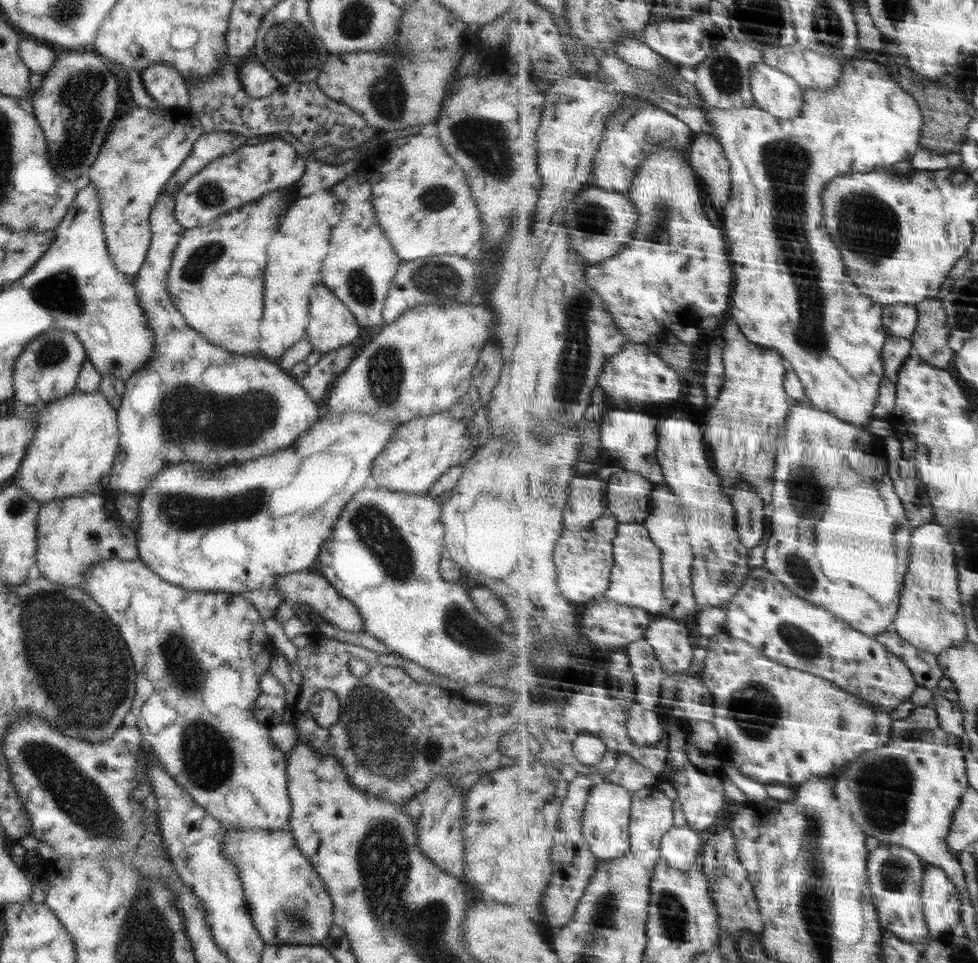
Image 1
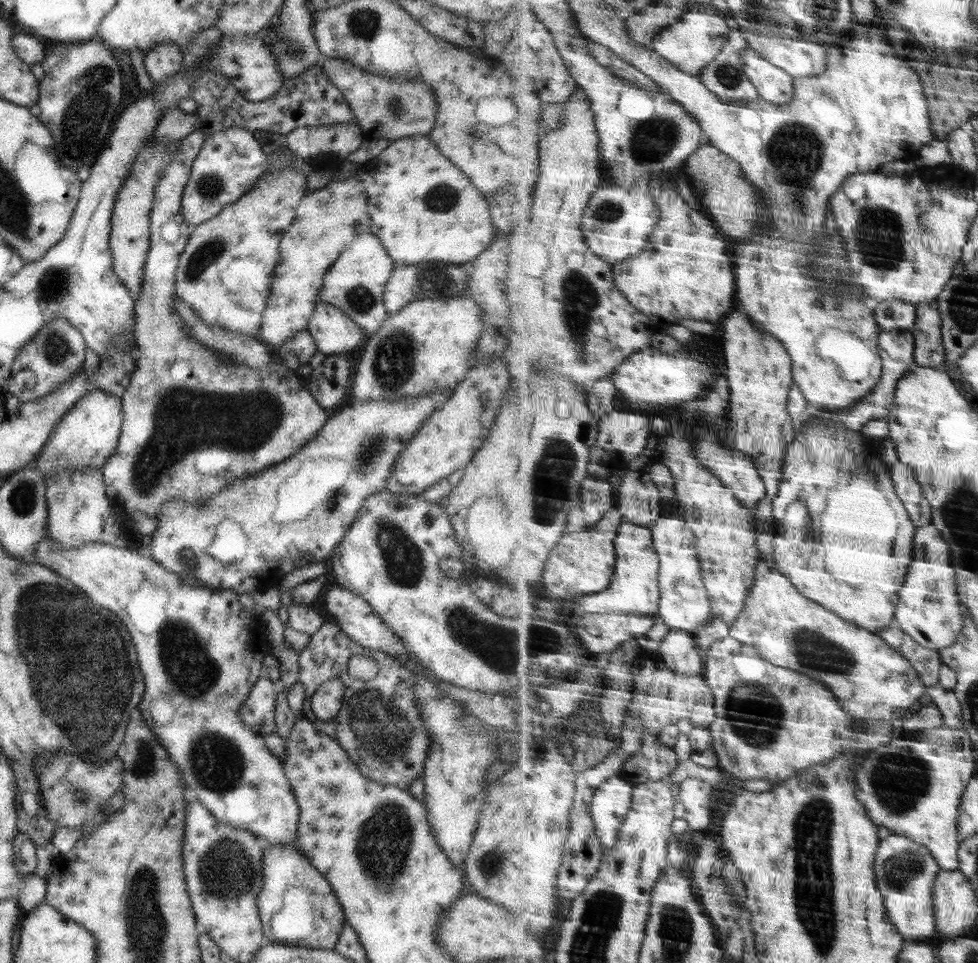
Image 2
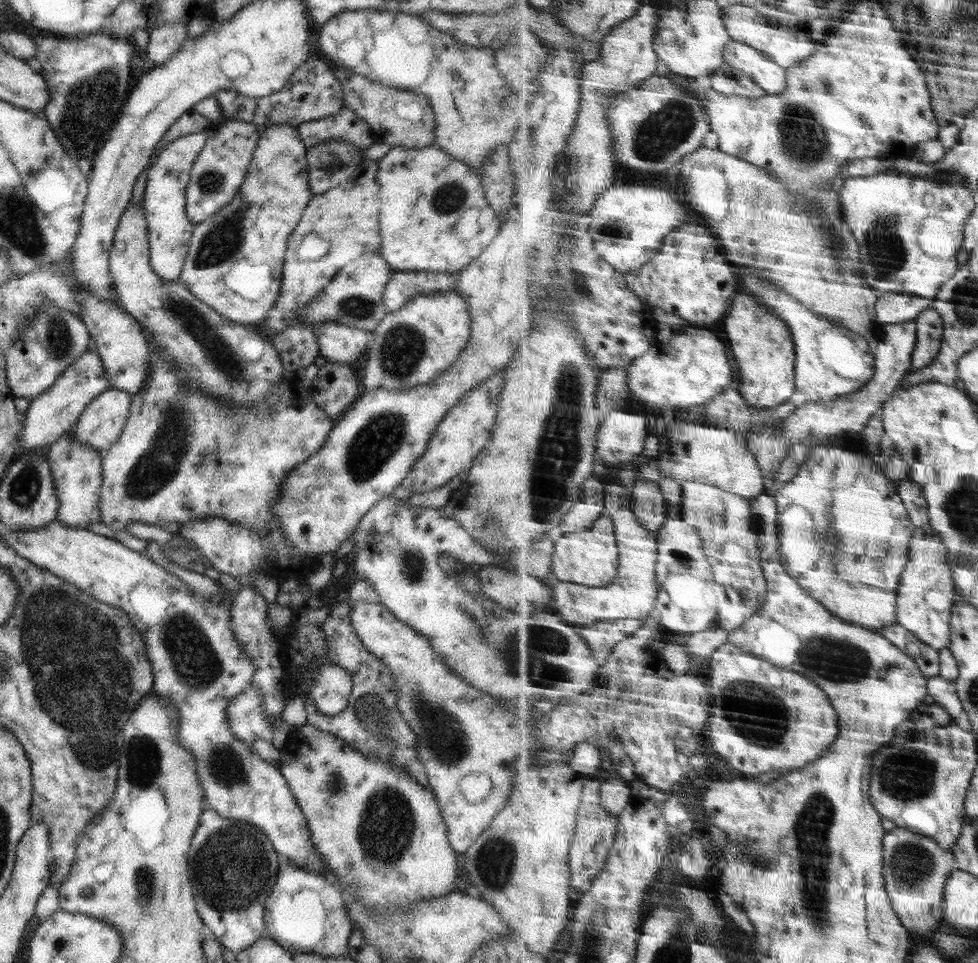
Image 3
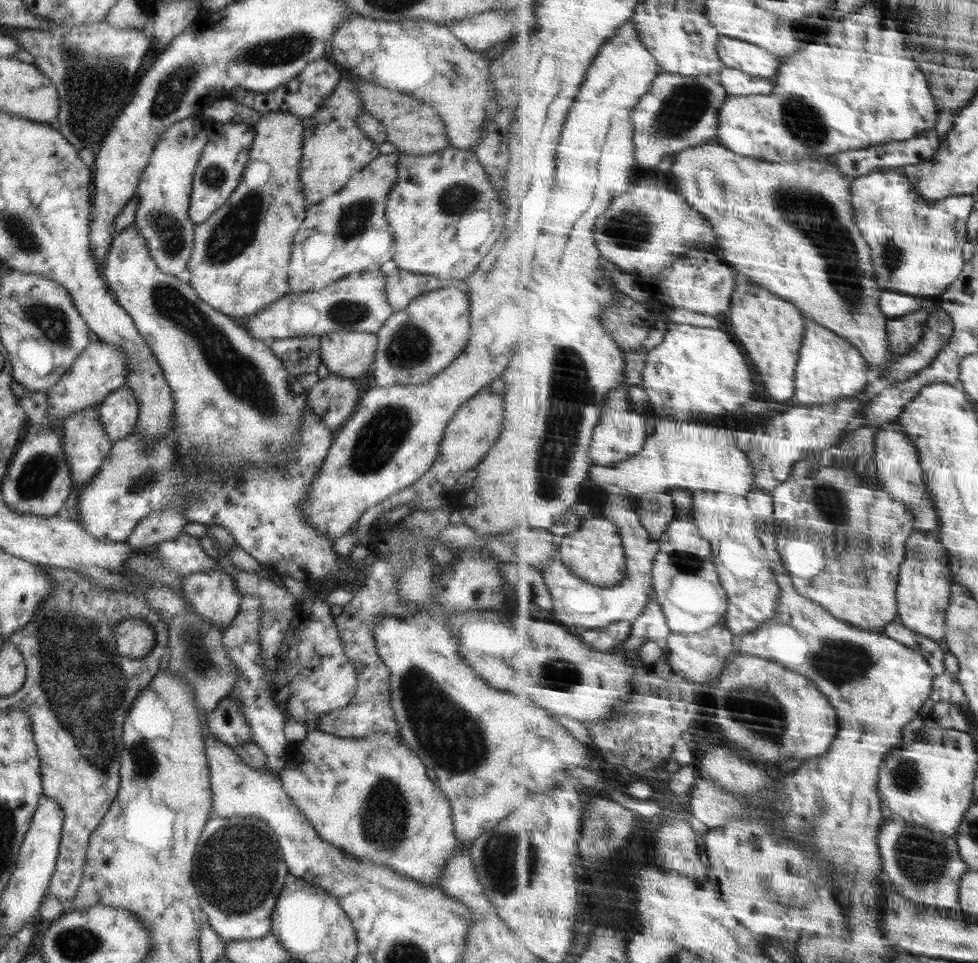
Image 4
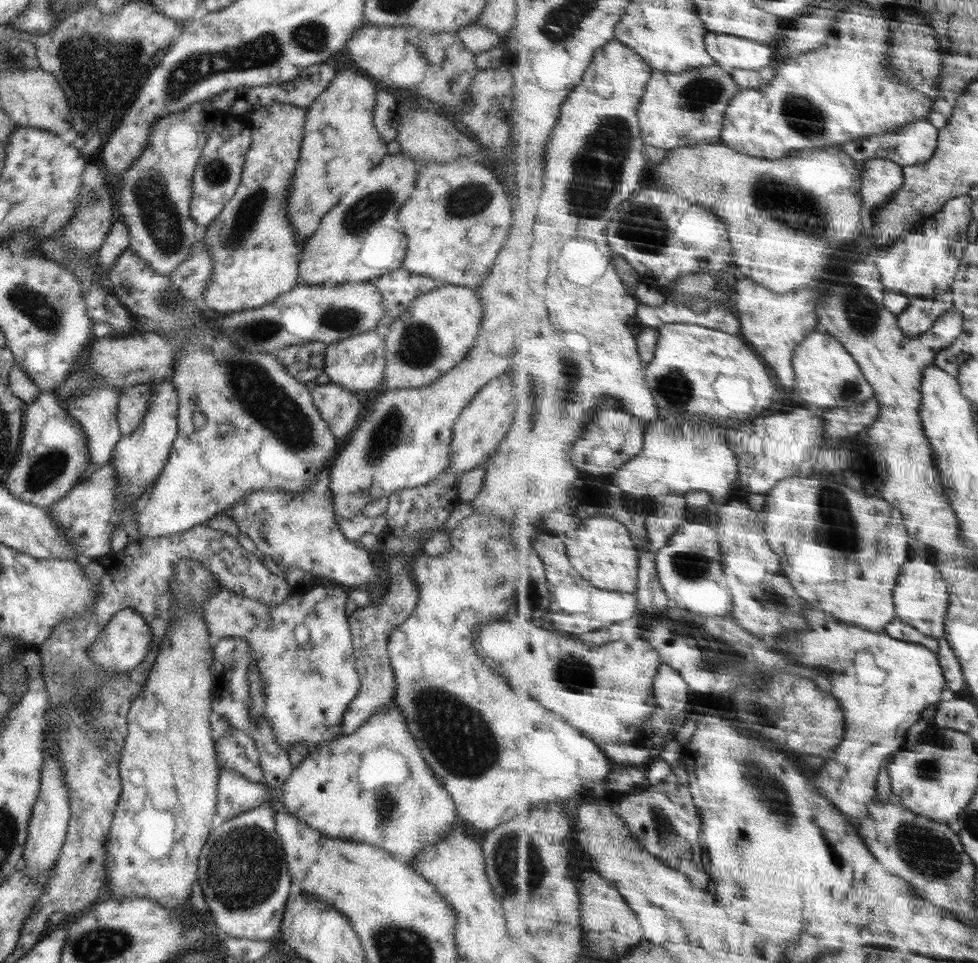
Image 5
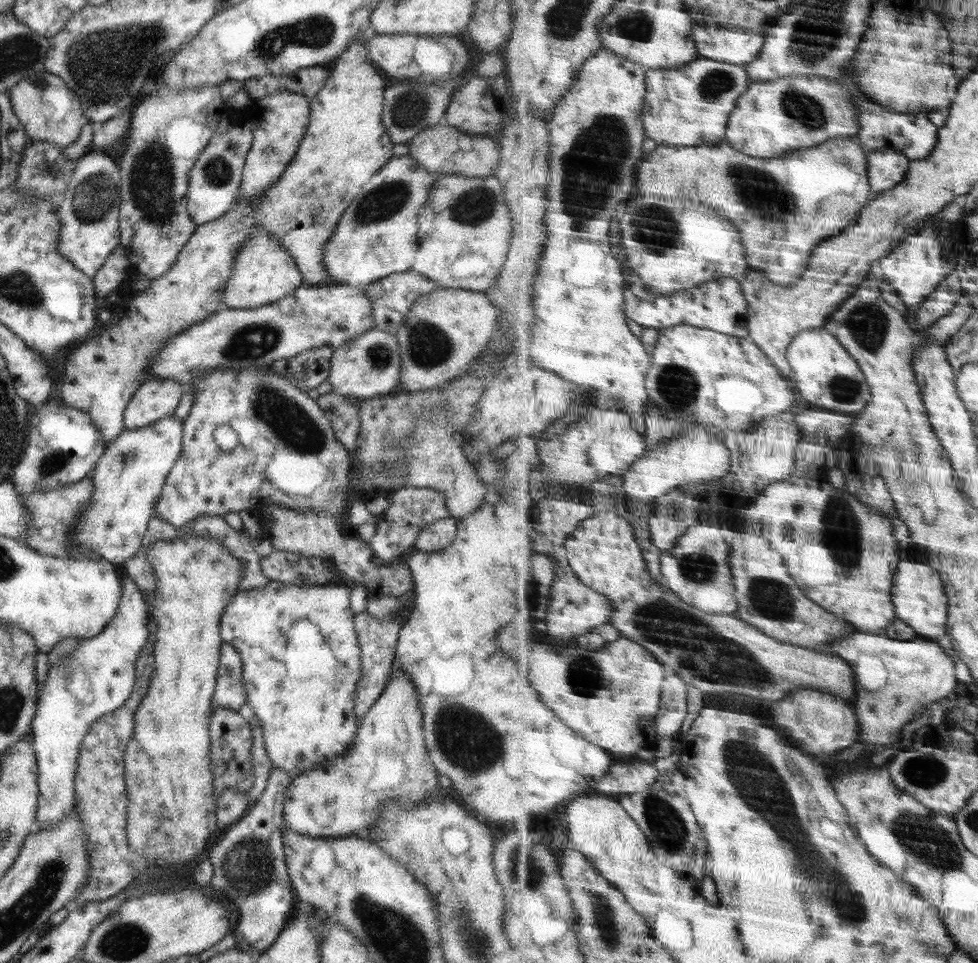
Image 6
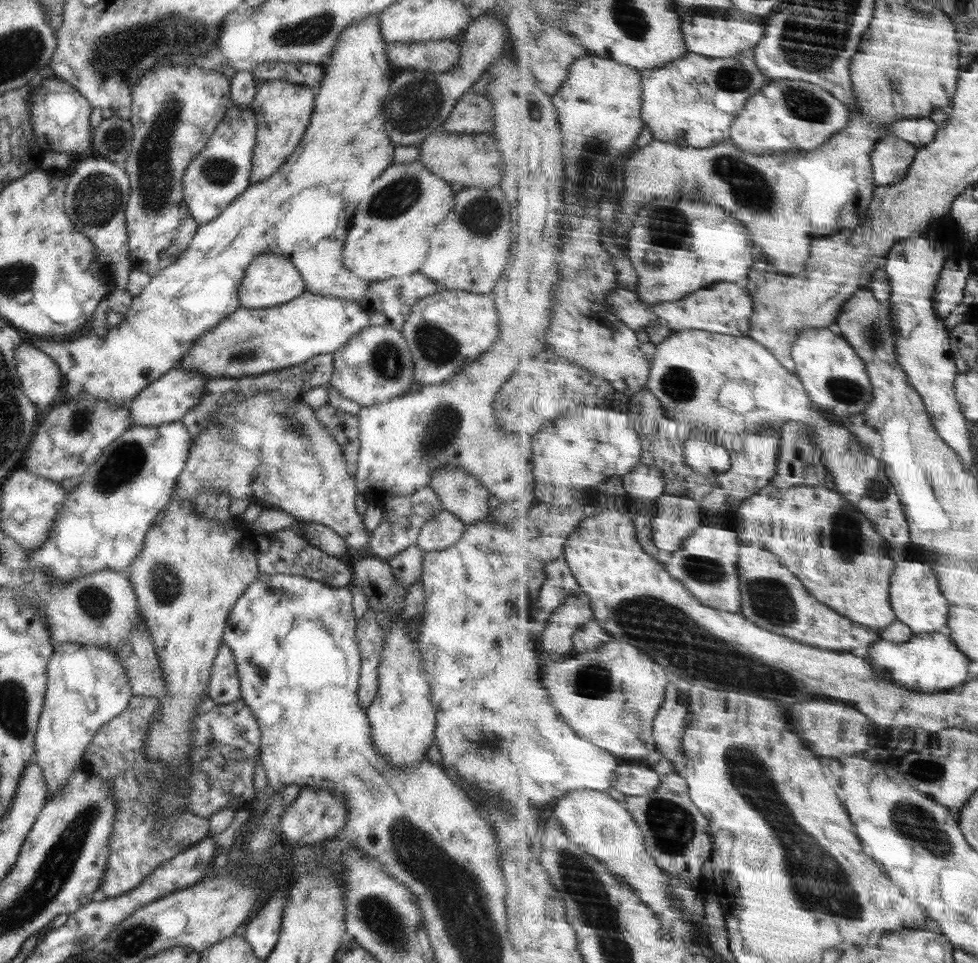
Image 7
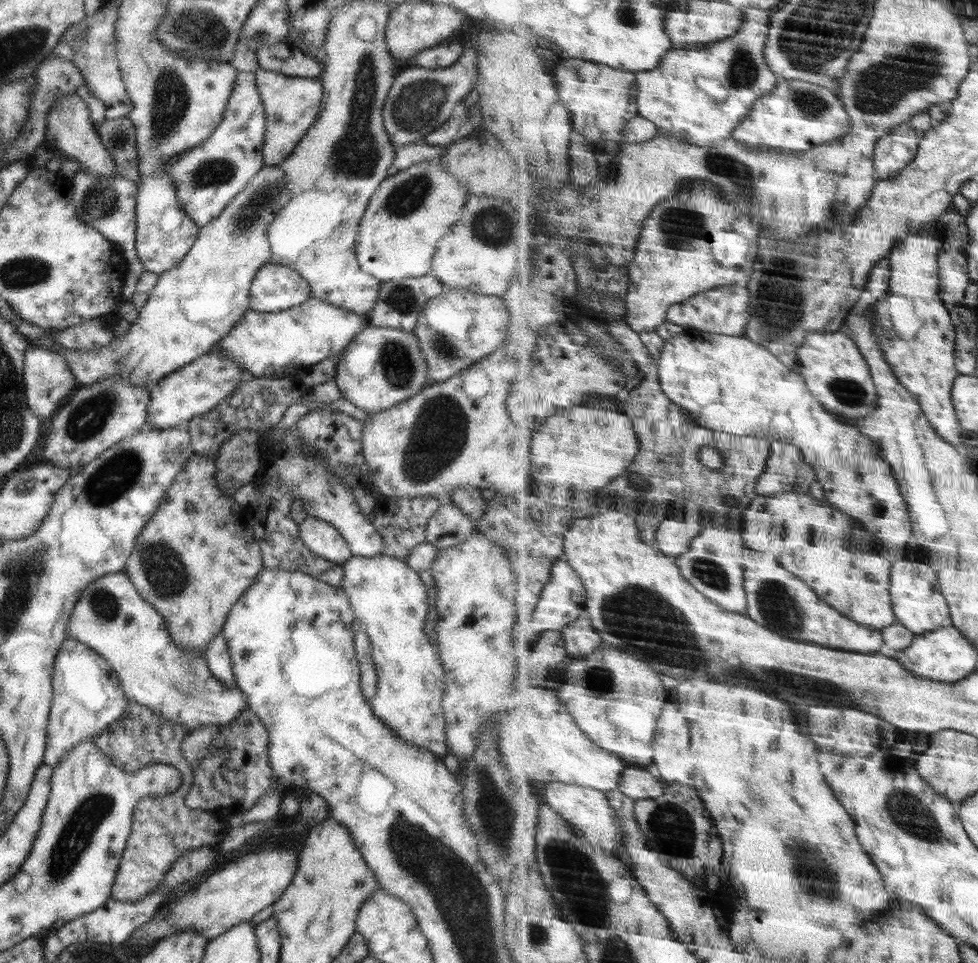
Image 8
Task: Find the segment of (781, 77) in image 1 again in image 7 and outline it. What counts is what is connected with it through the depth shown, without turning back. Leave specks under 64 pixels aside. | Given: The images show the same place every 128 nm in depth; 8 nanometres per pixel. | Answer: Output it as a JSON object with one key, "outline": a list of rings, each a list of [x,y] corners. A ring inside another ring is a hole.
{"outline":[[[736,10],[708,11],[699,16],[683,17],[682,31],[688,50],[693,53],[703,54],[709,57],[740,57],[742,51],[756,50],[766,34],[766,26],[760,22],[752,22],[754,18],[746,18],[746,14]]]}

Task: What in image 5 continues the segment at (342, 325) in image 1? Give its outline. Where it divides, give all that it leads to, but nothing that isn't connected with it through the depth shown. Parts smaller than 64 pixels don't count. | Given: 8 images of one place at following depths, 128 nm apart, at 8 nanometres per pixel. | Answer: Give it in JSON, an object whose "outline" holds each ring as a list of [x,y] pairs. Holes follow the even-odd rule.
{"outline":[[[376,331],[358,333],[356,336],[344,338],[338,342],[332,342],[326,346],[325,372],[329,376],[329,382],[338,384],[350,392],[372,392],[380,388],[384,382],[384,364],[386,364],[386,345]]]}

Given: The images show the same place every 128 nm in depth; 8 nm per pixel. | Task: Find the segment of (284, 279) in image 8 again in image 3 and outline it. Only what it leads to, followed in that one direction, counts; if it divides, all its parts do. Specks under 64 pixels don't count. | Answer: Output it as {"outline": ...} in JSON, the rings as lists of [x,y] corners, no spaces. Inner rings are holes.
{"outline":[[[266,126],[236,196],[216,214],[194,225],[178,282],[188,287],[198,300],[238,324],[246,326],[263,321],[280,294],[288,236],[294,232],[313,197],[308,186],[306,151],[297,127]],[[240,260],[250,262],[250,270],[256,266],[270,268],[272,272],[272,280],[268,284],[258,282],[250,290],[250,298],[244,298],[226,284],[226,278]]]}

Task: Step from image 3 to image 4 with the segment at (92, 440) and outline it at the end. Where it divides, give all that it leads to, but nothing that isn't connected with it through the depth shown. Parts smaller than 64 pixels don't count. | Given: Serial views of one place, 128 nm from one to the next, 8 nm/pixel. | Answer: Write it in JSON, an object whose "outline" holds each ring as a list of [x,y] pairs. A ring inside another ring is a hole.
{"outline":[[[128,385],[120,386],[99,403],[100,421],[110,437],[117,442],[132,432],[137,424],[138,408],[136,395]]]}

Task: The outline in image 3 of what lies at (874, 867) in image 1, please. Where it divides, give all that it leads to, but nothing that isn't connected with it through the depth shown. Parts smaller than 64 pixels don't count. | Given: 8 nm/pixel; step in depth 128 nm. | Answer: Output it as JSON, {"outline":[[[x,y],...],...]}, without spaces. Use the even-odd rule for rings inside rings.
{"outline":[[[904,827],[889,831],[884,842],[884,876],[896,912],[912,933],[934,933],[944,920],[948,882],[959,869],[955,851],[946,849],[931,836]]]}

